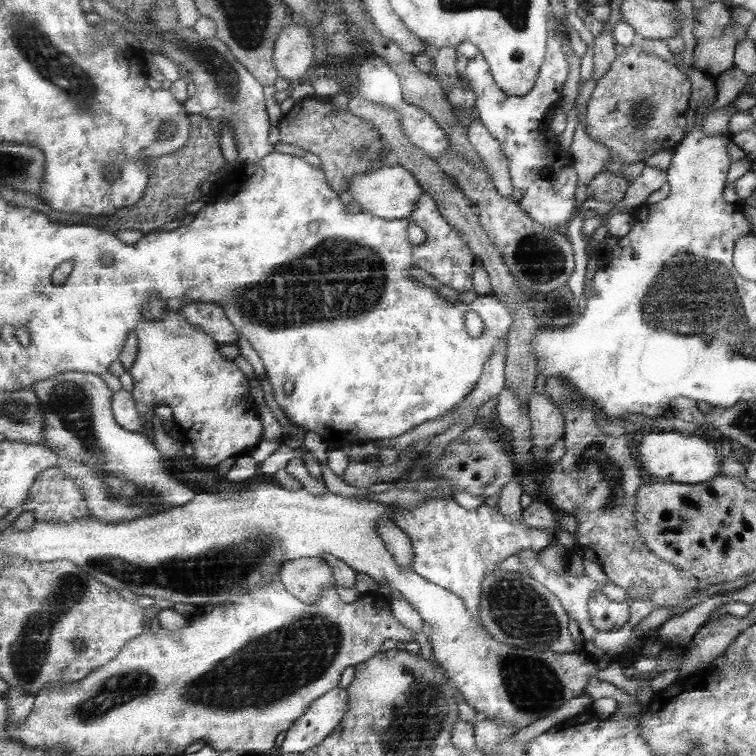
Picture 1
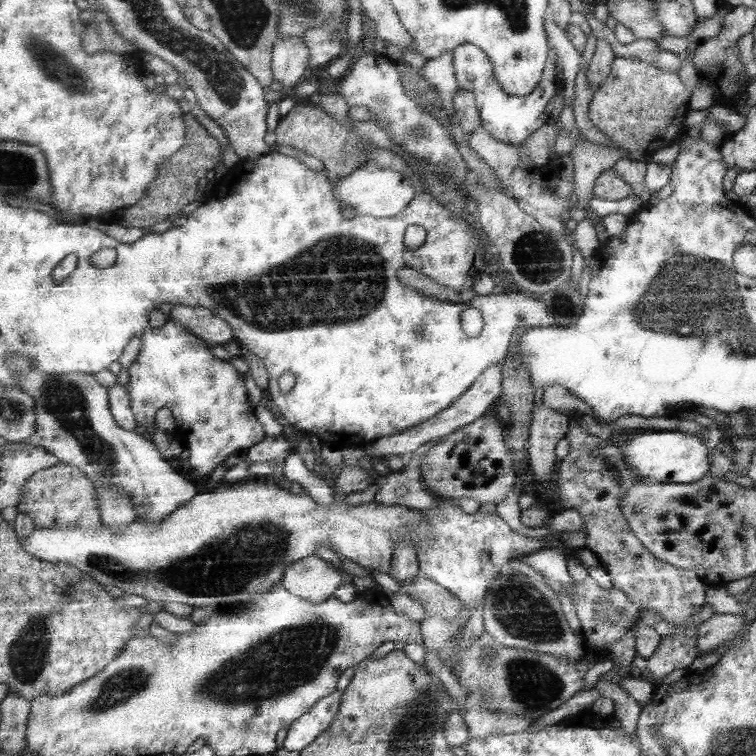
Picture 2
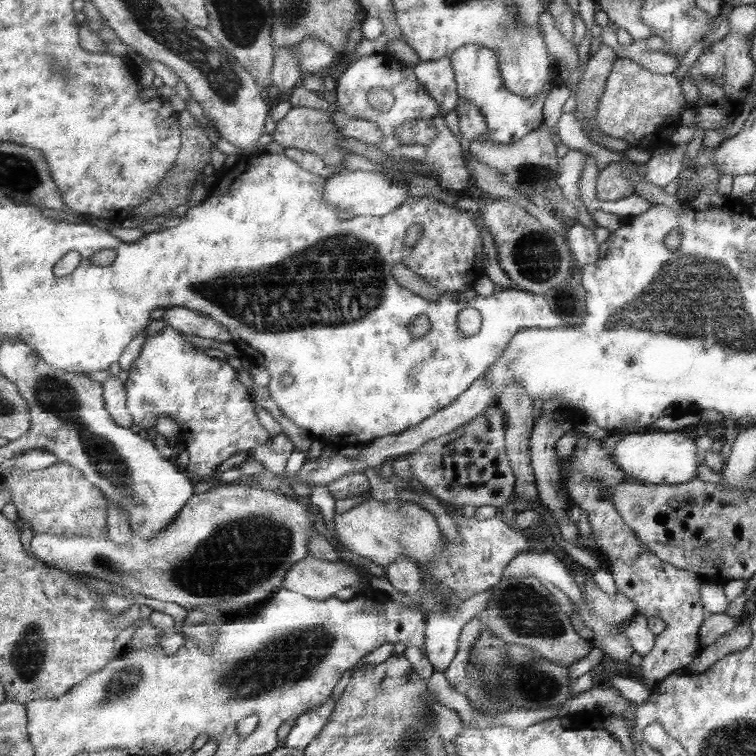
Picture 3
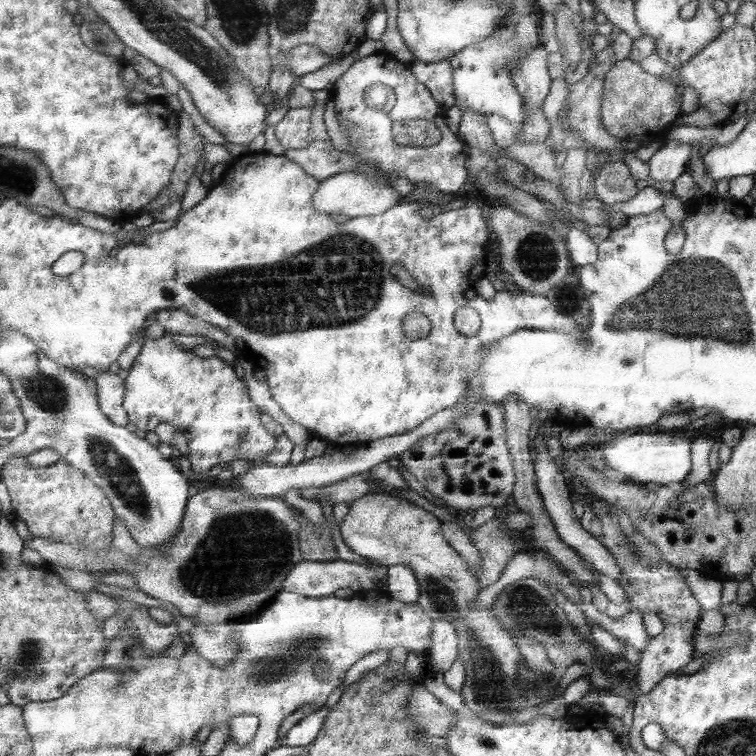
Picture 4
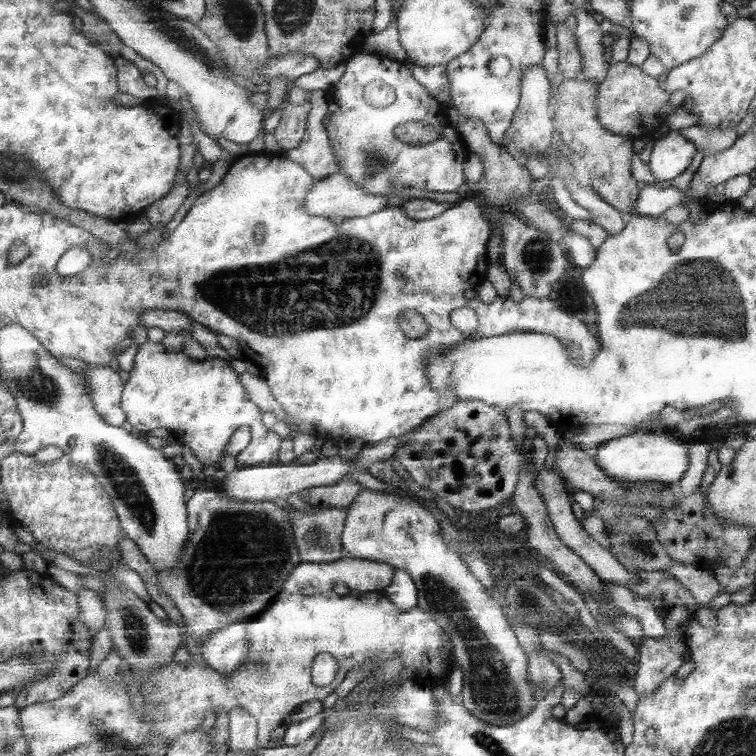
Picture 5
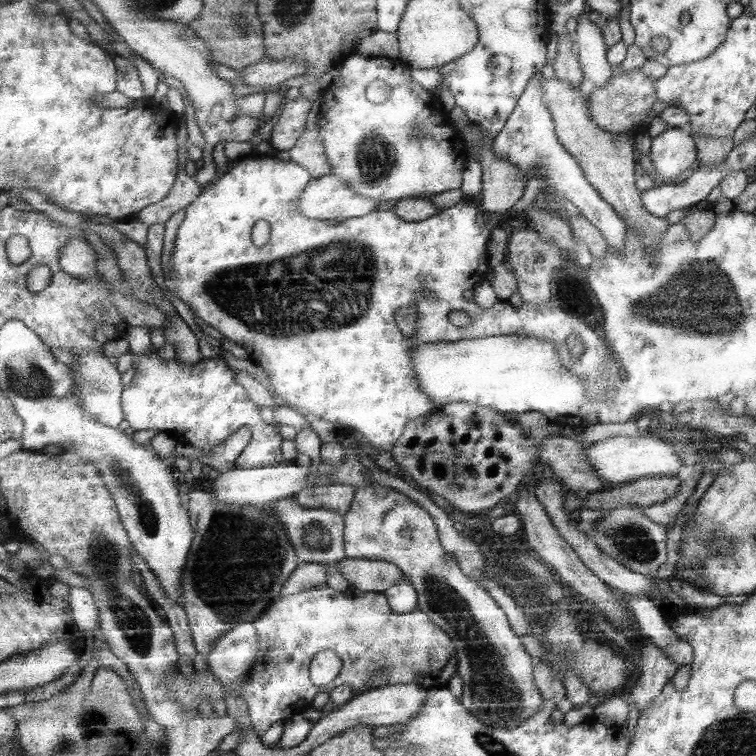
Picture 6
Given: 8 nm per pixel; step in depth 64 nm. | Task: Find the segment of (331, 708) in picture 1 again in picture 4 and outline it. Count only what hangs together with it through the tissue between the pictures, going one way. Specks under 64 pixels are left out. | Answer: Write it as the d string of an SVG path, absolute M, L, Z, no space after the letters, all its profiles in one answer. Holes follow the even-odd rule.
M323 706L317 712L313 712L311 716L303 718L299 724L295 724L289 730L289 734L283 738L283 744L293 746L293 748L295 746L311 746L321 736L321 730L325 728L329 714L331 714L331 708Z

